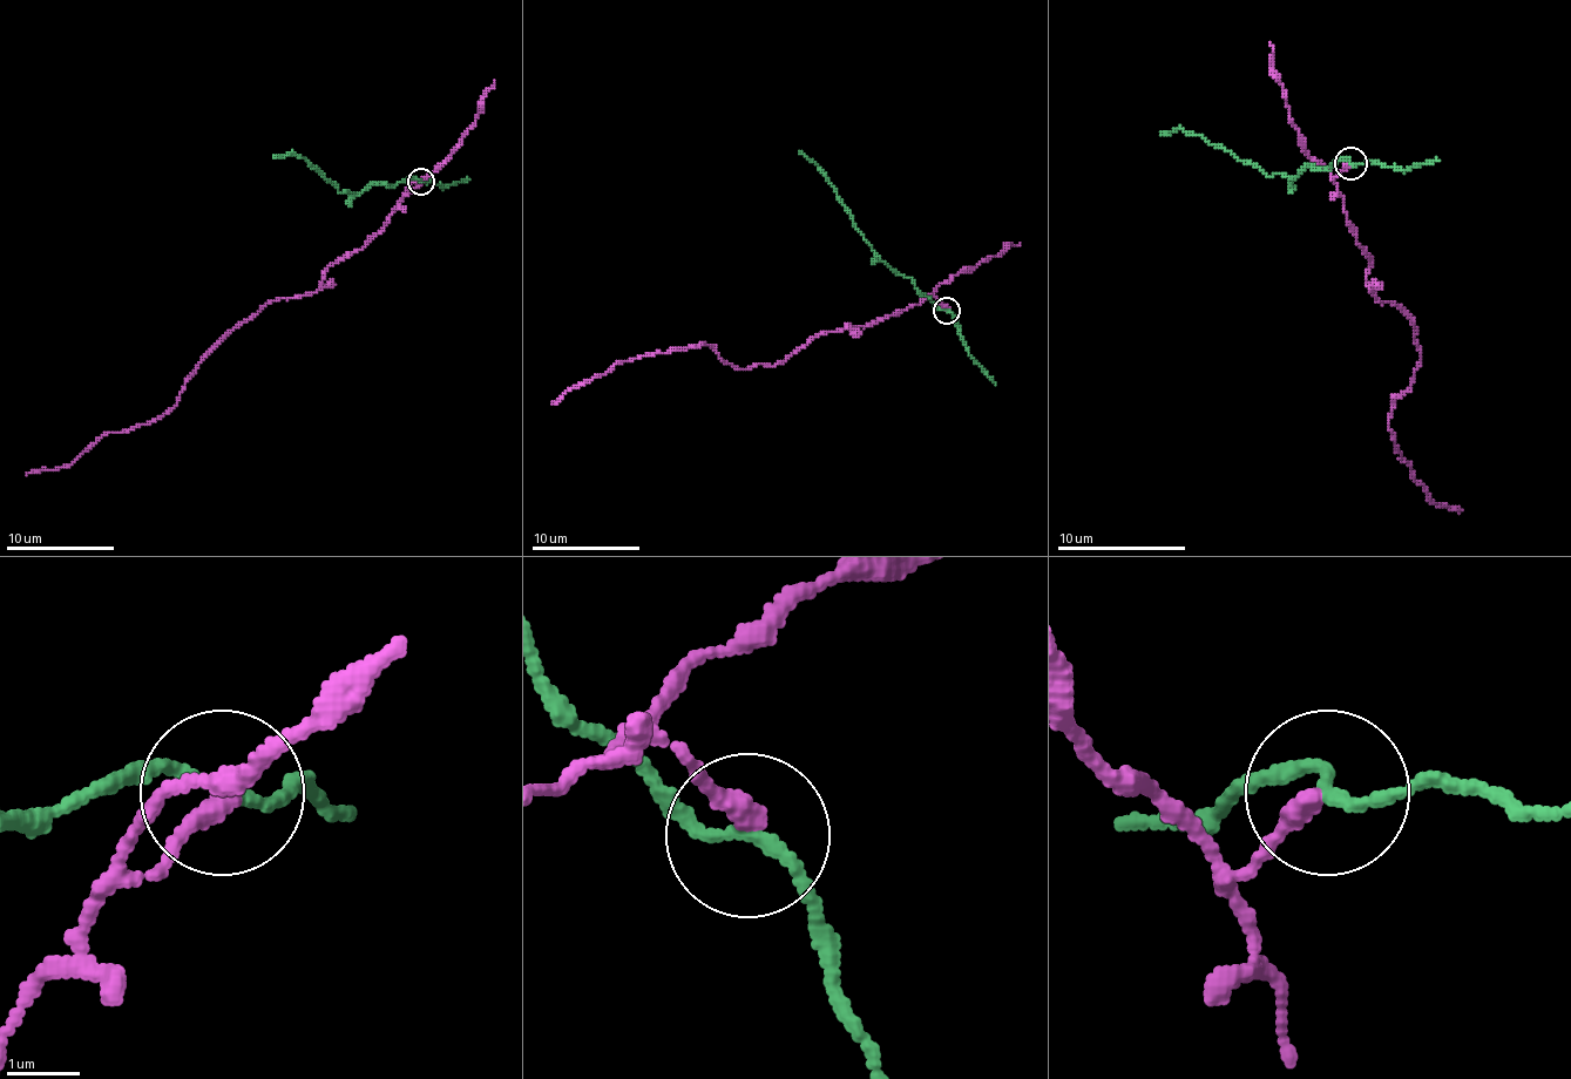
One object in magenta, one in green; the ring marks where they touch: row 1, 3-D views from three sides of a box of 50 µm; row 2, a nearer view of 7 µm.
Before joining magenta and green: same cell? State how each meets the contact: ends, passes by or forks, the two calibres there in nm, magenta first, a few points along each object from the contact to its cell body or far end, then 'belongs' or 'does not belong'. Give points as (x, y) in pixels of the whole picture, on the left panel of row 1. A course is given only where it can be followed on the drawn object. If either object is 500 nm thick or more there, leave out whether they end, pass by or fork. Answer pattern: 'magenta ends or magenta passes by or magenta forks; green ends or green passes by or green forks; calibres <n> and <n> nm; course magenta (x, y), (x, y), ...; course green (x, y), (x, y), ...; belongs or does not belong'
magenta ends; green passes by; calibres 300 and 160 nm; course magenta (421, 182), (313, 292), (276, 298), (244, 319), (169, 411), (26, 475); course green (421, 182), (413, 180), (370, 184), (359, 192), (340, 192), (303, 157), (290, 153), (273, 157); does not belong

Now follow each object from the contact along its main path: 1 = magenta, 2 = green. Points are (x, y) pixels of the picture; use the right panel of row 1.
1: (1349, 164), (1334, 180), (1369, 253), (1366, 285), (1417, 327), (1420, 366), (1392, 436), (1433, 503), (1458, 513)
2: (1349, 164), (1349, 161), (1308, 167), (1295, 176), (1266, 176), (1177, 129), (1160, 135)

